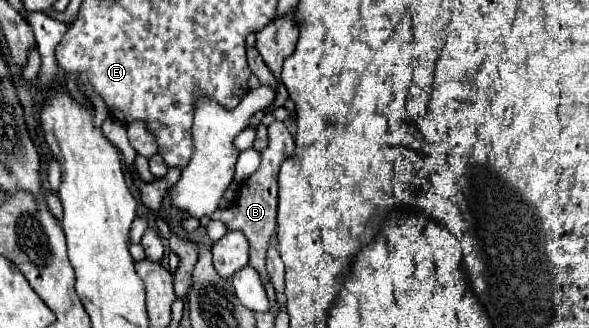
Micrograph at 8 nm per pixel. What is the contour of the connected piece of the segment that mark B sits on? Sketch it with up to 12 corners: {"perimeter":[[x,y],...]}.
{"perimeter":[[286,124],[268,126],[260,168],[238,200],[210,220],[240,230],[250,266],[270,282],[266,252],[276,234],[278,170],[294,152]]}

